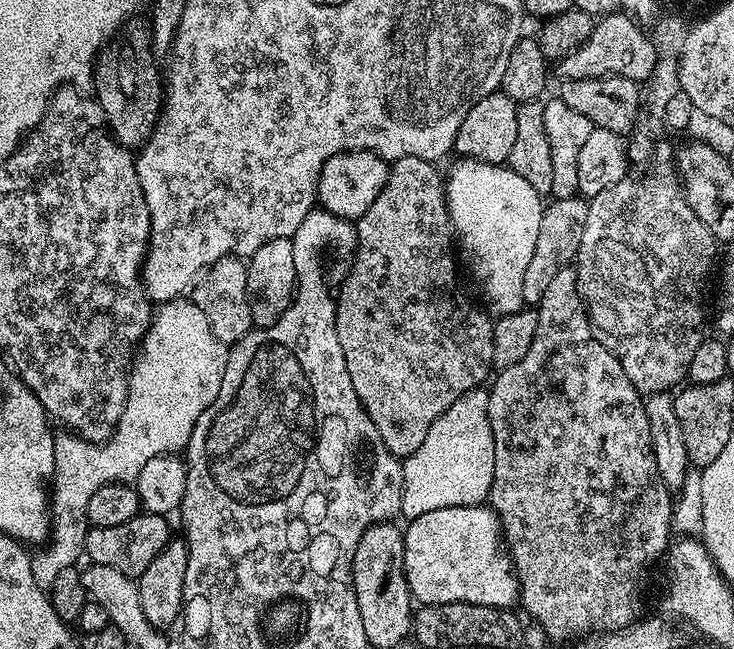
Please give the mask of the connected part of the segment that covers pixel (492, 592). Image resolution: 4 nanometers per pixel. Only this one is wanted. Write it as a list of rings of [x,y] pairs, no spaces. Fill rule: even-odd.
[[[488,506],[475,508],[443,508],[430,510],[430,514],[422,514],[418,518],[408,520],[404,533],[404,573],[408,579],[408,588],[412,592],[413,601],[420,604],[445,604],[446,602],[470,602],[471,604],[494,606],[495,608],[511,609],[520,598],[520,583],[516,580],[516,570],[512,567],[511,557],[506,555],[500,531],[500,517]]]

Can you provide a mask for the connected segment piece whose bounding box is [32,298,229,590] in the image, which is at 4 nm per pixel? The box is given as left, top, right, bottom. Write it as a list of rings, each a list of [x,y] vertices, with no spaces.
[[[192,299],[167,300],[165,304],[155,309],[152,325],[140,341],[138,355],[130,369],[126,406],[122,410],[122,418],[113,436],[105,444],[92,444],[75,434],[56,436],[54,442],[56,474],[50,486],[50,539],[40,550],[44,552],[32,556],[34,582],[38,582],[38,586],[46,590],[51,589],[54,578],[58,578],[62,570],[73,567],[77,563],[76,559],[81,559],[84,532],[80,524],[86,521],[86,502],[90,502],[90,497],[94,495],[94,490],[98,490],[98,486],[135,482],[142,466],[146,466],[150,458],[176,454],[187,449],[190,434],[198,418],[211,406],[214,398],[218,398],[228,354],[229,349],[218,338],[214,338],[206,314],[198,310]]]

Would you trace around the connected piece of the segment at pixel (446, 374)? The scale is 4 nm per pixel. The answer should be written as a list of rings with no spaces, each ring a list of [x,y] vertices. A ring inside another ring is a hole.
[[[398,158],[391,161],[386,186],[374,198],[370,205],[370,210],[362,214],[360,219],[355,221],[356,243],[354,245],[354,255],[351,257],[350,265],[352,269],[348,272],[348,277],[343,280],[338,288],[336,296],[336,329],[338,330],[338,342],[342,345],[342,358],[346,358],[346,370],[350,374],[350,382],[354,382],[354,394],[358,394],[360,404],[368,412],[368,417],[374,426],[378,426],[378,434],[382,434],[382,442],[386,442],[386,450],[390,450],[393,456],[397,458],[407,458],[422,446],[422,441],[426,439],[426,434],[430,434],[430,426],[458,398],[462,398],[467,392],[481,387],[493,375],[494,365],[494,334],[492,333],[493,321],[488,320],[487,311],[479,312],[466,297],[460,293],[460,280],[456,277],[456,264],[458,268],[458,256],[454,251],[454,233],[452,230],[452,219],[448,213],[448,199],[444,193],[446,183],[442,172],[439,172],[437,165],[431,160],[414,158]]]

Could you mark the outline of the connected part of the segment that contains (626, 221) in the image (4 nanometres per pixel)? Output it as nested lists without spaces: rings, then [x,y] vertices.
[[[660,172],[645,180],[632,179],[626,178],[588,200],[586,230],[582,230],[582,246],[578,246],[574,267],[596,340],[618,358],[626,378],[641,394],[668,392],[687,377],[690,358],[694,358],[702,339],[704,291],[716,260],[718,241],[706,222],[690,210],[675,175]]]

